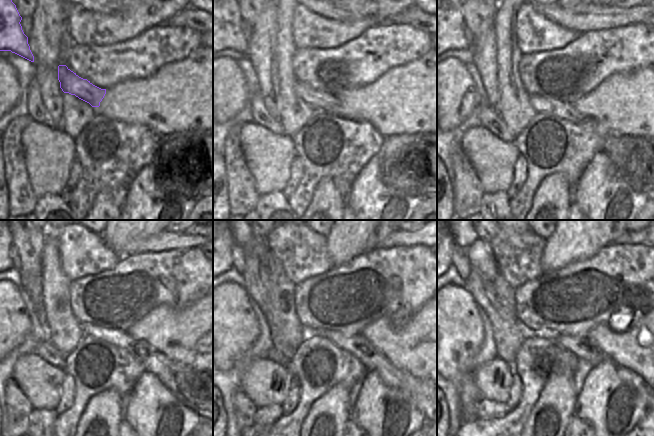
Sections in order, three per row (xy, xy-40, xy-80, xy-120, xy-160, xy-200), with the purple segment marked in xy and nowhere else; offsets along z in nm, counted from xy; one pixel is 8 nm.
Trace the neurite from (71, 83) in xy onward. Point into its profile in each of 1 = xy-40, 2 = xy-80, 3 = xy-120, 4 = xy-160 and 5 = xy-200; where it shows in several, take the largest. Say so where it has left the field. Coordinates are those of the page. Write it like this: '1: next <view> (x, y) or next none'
1: next xy-40 (321, 102)
2: next xy-80 (555, 107)
3: next xy-120 (175, 376)
4: next xy-160 (373, 360)
5: next xy-200 (582, 347)

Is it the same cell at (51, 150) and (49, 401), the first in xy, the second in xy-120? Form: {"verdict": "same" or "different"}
{"verdict": "same"}

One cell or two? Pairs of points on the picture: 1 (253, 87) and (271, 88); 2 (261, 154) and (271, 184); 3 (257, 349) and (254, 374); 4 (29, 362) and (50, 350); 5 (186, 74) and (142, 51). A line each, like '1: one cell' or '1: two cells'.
1: two cells
2: one cell
3: two cells
4: two cells
5: two cells

